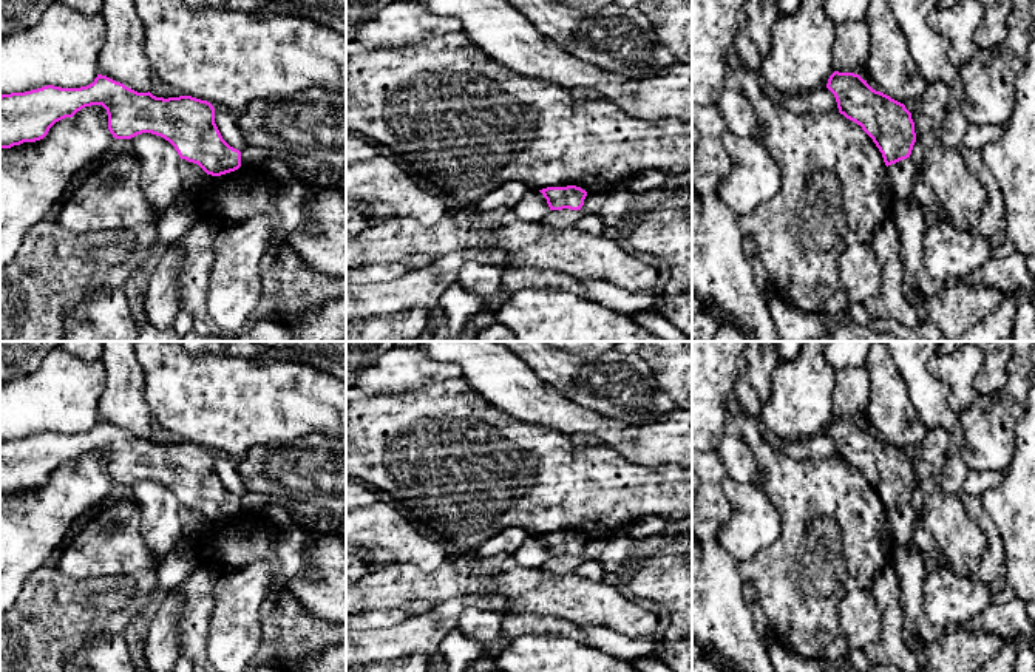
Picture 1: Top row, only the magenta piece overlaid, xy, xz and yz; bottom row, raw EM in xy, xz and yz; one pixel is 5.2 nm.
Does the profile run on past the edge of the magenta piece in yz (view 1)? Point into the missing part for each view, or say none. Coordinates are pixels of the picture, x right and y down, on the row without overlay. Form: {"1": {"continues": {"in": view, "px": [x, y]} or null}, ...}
{"1": {"continues": null}}

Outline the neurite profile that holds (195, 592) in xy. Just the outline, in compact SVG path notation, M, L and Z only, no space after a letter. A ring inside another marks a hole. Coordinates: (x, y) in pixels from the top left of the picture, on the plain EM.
M198 565L171 593L181 601L179 649L195 666L210 669L207 655L209 615L212 610L213 565Z

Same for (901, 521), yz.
M910 504L888 511L888 524L896 545L915 547L915 510Z

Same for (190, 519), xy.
M185 505L179 507L179 522L184 541L190 541L205 524L205 521L207 519L198 510L188 508Z

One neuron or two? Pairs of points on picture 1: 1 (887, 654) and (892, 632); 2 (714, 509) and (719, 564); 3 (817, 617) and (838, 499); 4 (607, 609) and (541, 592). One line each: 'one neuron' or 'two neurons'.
1: one neuron
2: two neurons
3: one neuron
4: one neuron

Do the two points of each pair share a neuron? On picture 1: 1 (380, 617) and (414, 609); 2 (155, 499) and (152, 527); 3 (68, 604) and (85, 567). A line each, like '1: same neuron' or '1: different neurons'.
1: same neuron
2: same neuron
3: different neurons

